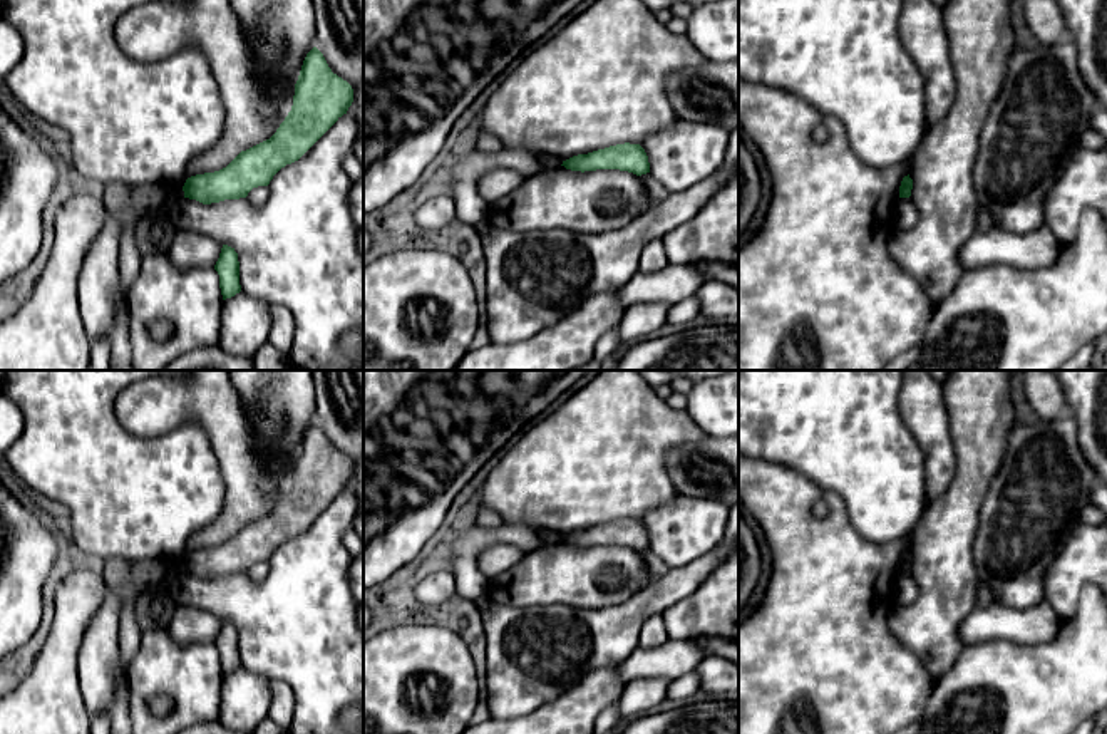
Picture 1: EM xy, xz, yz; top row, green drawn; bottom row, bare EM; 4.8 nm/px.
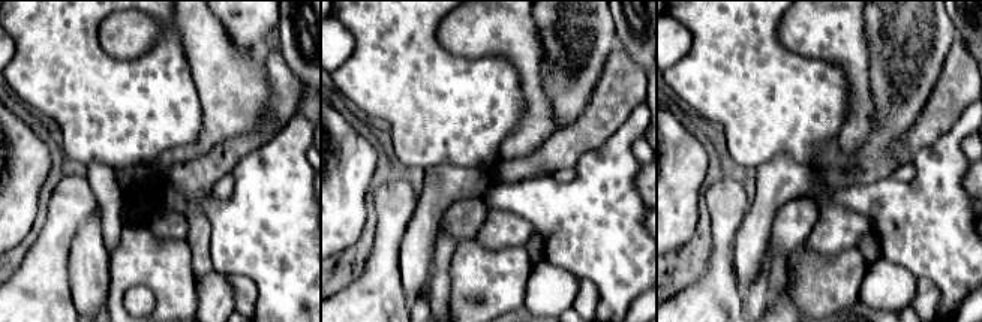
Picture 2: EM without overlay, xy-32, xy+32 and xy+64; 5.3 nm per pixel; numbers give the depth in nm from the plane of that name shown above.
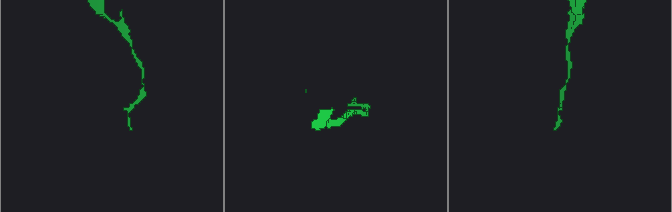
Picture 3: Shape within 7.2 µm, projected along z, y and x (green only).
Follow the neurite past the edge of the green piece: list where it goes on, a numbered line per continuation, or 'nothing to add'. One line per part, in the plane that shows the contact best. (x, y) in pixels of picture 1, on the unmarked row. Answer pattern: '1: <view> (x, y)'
nothing to add

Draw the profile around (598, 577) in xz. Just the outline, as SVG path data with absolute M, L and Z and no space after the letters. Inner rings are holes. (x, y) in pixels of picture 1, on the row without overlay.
M564 541L526 553L504 573L486 580L484 602L512 608L616 608L651 585L640 551L620 545L571 546Z

